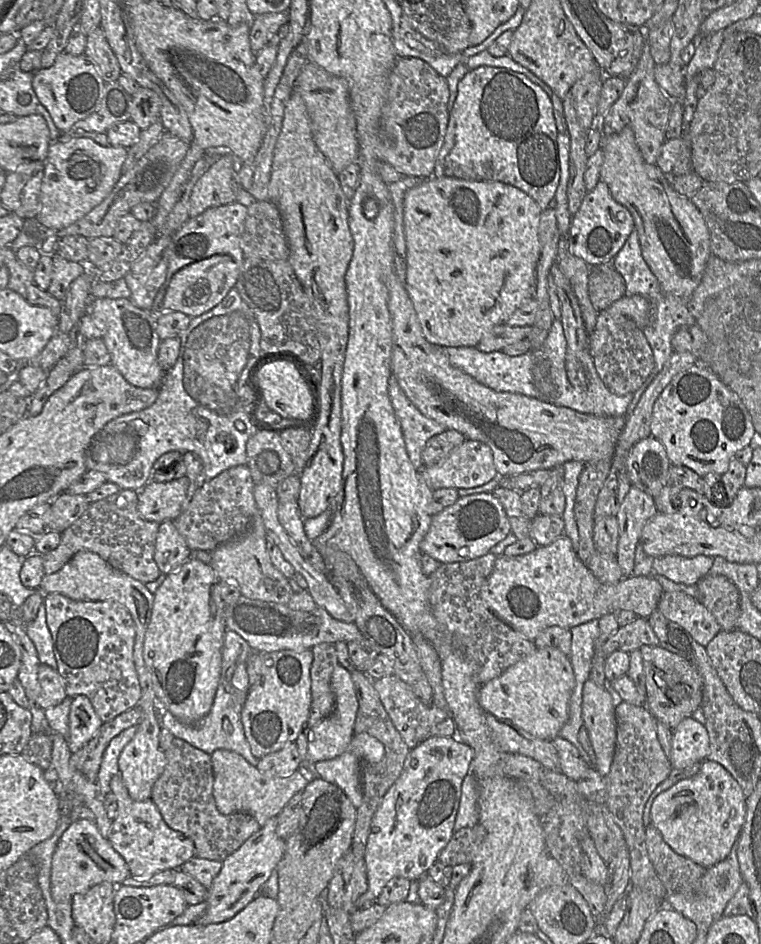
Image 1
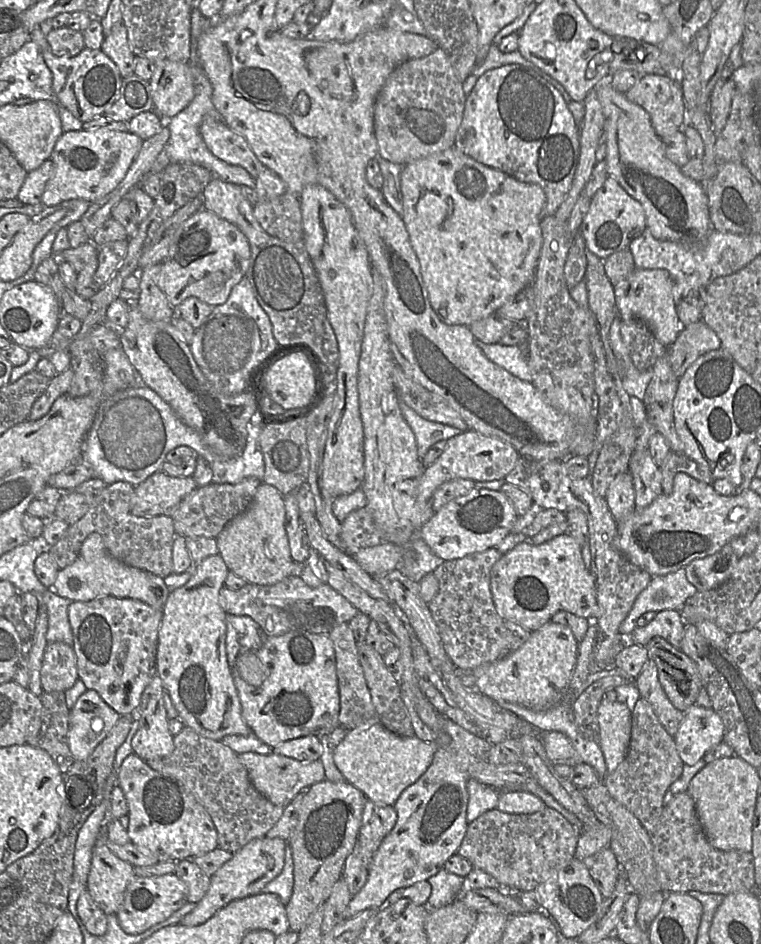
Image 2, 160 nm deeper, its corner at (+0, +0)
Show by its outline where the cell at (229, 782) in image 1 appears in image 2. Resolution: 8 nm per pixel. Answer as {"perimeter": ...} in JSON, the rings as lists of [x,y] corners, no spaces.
{"perimeter":[[[254,752],[239,754],[249,779],[258,792],[273,804],[286,807],[299,792],[304,792],[311,785],[325,780],[325,771],[321,761],[300,762],[279,754],[262,755]]]}

